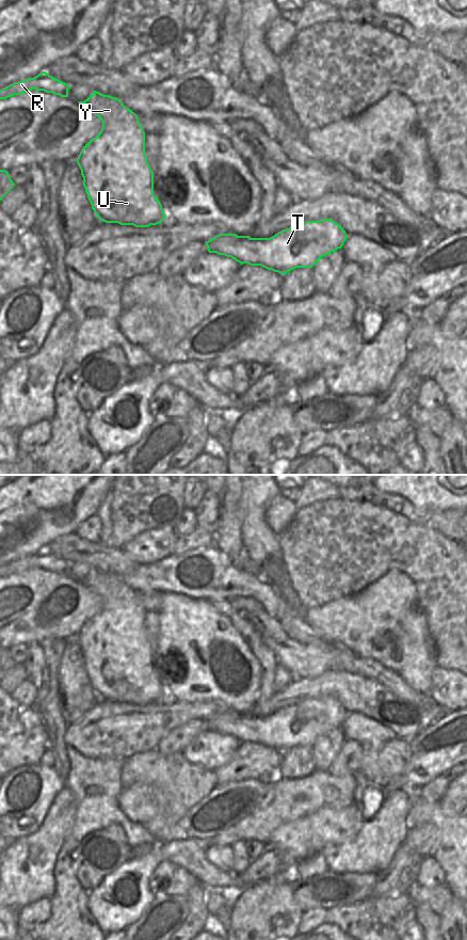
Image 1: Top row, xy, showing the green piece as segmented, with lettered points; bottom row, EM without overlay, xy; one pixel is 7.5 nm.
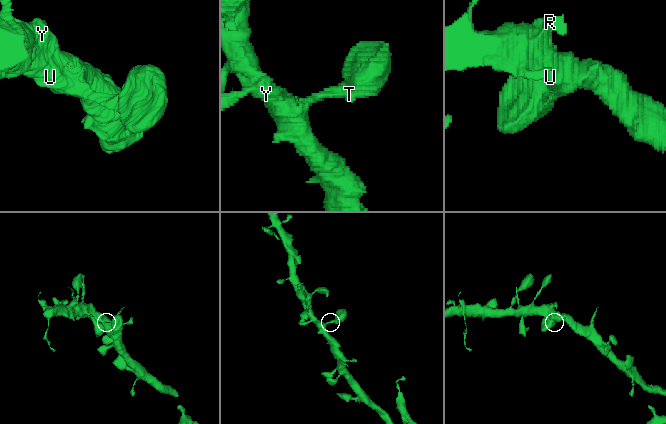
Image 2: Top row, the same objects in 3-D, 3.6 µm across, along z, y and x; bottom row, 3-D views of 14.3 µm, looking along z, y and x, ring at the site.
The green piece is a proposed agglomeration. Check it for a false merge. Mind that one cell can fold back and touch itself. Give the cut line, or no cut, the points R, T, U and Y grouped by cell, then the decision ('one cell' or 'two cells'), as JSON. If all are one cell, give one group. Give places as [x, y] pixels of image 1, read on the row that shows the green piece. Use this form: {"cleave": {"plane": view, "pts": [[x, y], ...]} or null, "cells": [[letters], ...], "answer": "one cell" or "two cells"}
{"cleave": null, "cells": [["R", "T", "U", "Y"]], "answer": "one cell"}

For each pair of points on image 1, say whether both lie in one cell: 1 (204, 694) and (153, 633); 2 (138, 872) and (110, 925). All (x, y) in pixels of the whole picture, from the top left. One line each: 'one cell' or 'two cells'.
1: two cells
2: one cell

